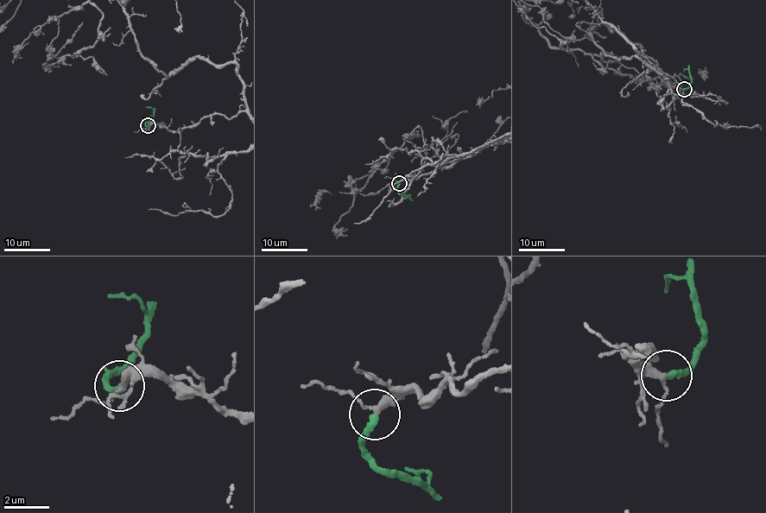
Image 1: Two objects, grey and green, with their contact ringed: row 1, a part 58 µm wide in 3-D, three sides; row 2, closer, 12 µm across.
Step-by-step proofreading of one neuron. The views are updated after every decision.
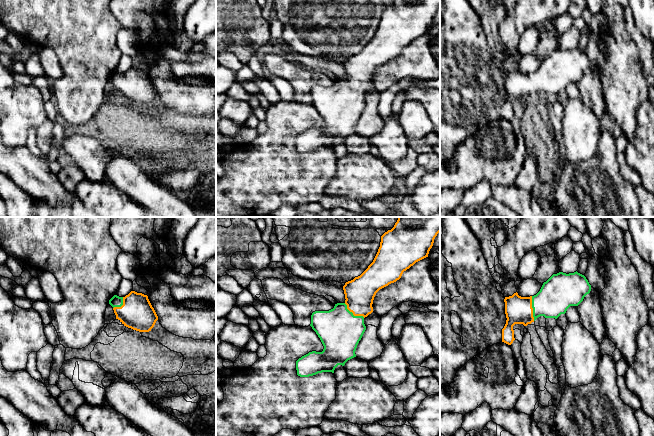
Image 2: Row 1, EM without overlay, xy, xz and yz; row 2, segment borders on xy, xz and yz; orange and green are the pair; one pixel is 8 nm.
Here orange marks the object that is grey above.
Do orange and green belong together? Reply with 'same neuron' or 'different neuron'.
same neuron

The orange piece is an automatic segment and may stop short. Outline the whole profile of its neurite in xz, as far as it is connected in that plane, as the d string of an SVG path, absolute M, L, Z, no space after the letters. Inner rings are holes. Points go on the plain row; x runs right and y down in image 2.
M395 0L381 12L380 23L368 44L358 53L343 62L345 78L335 80L329 87L315 87L311 91L310 102L320 114L324 125L312 127L296 137L297 151L309 153L322 148L334 149L338 141L356 133L355 127L366 102L364 94L373 88L373 76L376 69L399 56L404 47L416 38L428 33L434 15L440 8L440 0Z

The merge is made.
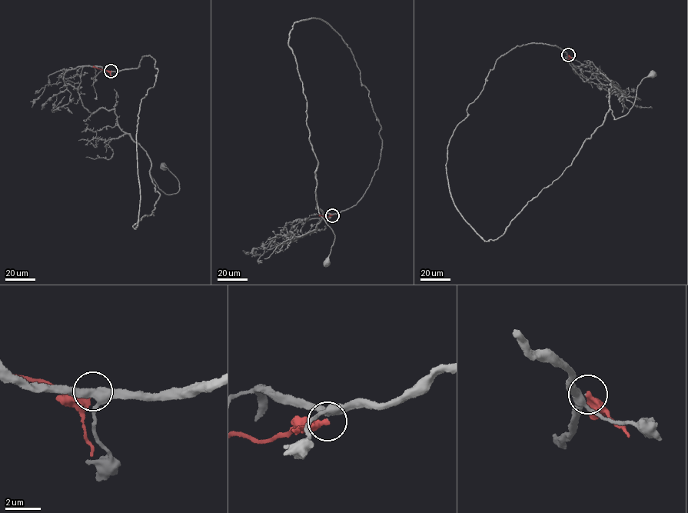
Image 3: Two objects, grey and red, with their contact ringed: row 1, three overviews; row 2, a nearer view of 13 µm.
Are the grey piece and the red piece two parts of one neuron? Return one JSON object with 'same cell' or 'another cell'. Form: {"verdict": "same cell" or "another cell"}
{"verdict": "another cell"}

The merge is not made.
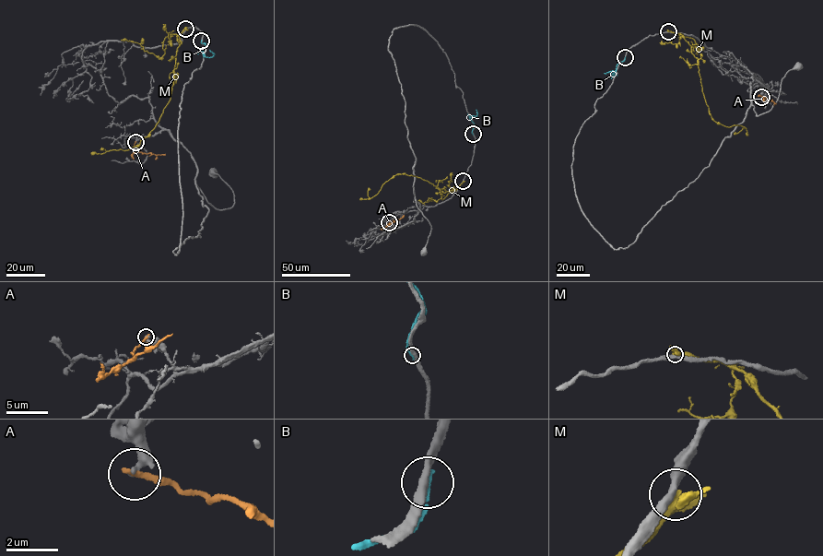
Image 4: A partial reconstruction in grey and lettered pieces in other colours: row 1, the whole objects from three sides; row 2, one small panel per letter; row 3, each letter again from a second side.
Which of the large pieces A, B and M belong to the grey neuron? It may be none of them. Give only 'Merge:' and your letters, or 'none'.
Merge: none

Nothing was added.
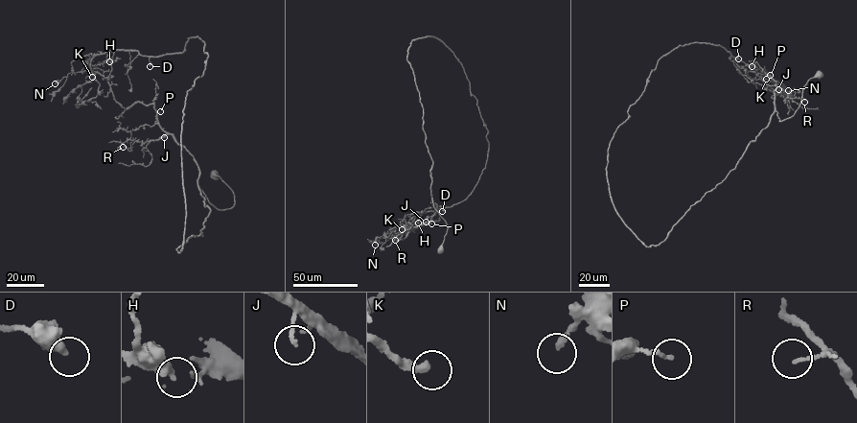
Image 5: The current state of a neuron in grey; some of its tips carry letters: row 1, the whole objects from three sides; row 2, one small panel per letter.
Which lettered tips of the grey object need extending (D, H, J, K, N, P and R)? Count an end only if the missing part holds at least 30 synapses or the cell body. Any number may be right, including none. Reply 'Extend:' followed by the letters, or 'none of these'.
Extend: K

